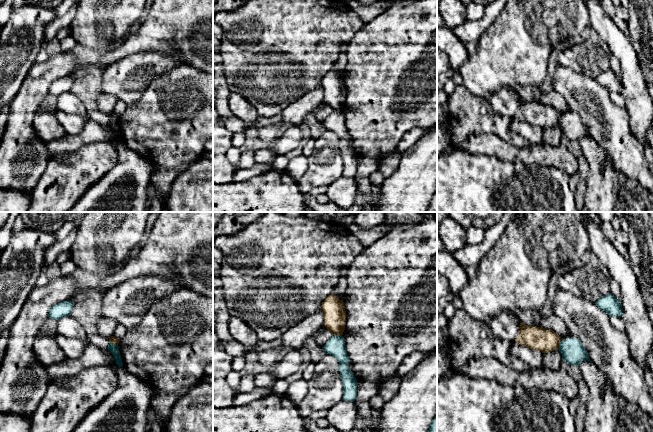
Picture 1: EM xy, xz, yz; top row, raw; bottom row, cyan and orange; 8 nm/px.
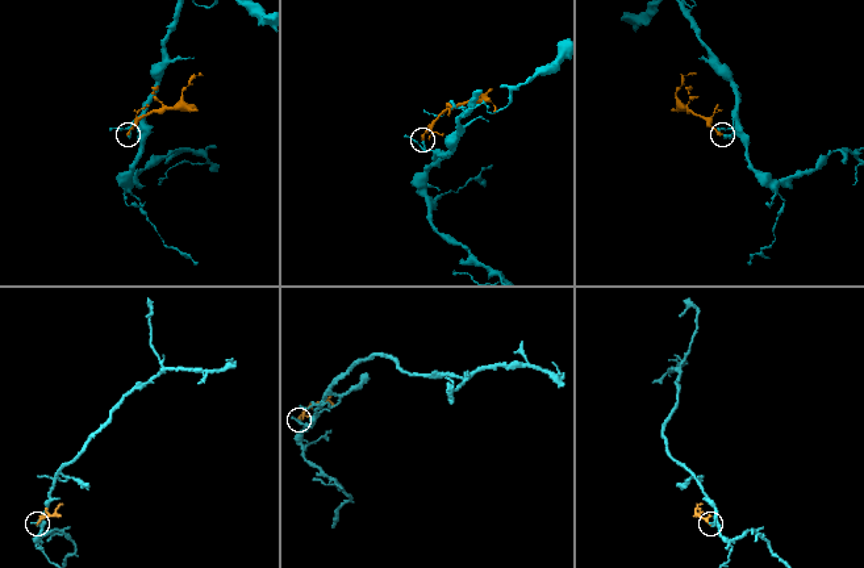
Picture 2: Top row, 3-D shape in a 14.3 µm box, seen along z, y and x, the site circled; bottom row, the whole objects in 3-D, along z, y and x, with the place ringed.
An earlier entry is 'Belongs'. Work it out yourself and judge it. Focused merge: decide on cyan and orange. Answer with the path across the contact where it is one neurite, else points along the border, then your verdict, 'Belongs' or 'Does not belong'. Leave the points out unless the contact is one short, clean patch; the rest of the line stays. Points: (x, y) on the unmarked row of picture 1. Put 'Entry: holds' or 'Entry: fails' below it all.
Boundary: yz (563, 115), (558, 124). Does not belong
Entry: fails

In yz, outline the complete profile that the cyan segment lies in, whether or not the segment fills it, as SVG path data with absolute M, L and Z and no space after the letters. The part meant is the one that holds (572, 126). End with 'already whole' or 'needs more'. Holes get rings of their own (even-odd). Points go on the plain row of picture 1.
M575 114L563 115L560 118L559 127L569 141L576 141L579 143L582 137L590 137L587 126L584 124L582 118Z; already whole

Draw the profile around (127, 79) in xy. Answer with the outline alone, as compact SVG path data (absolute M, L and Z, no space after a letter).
M140 52L108 66L102 76L102 94L115 96L126 105L137 102L148 85L159 75L182 64L178 55Z

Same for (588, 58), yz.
M586 40L573 46L561 46L558 63L577 73L596 79L601 73L610 70L610 53L601 44Z

